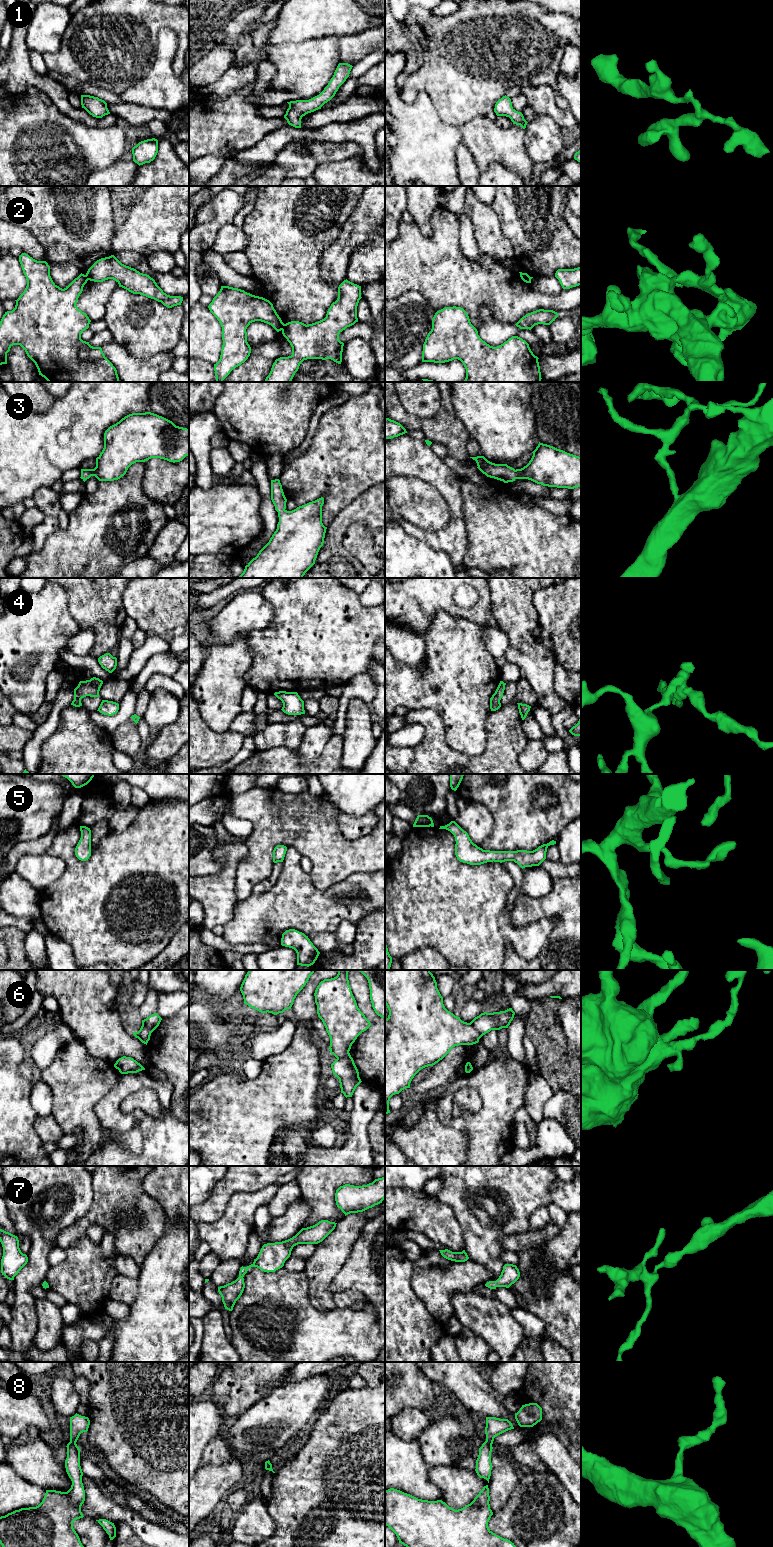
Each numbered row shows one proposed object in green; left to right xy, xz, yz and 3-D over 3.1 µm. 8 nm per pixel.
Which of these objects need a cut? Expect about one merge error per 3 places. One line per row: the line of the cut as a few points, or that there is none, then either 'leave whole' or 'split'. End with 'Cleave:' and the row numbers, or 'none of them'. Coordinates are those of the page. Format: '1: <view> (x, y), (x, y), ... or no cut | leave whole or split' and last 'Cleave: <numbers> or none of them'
1: no cut | leave whole
2: xz (284, 324), (281, 329) | split
3: no cut | leave whole
4: no cut | leave whole
5: no cut | leave whole
6: yz (469, 1023), (479, 1038) | split
7: no cut | leave whole
8: no cut | leave whole
Cleave: 2, 6

